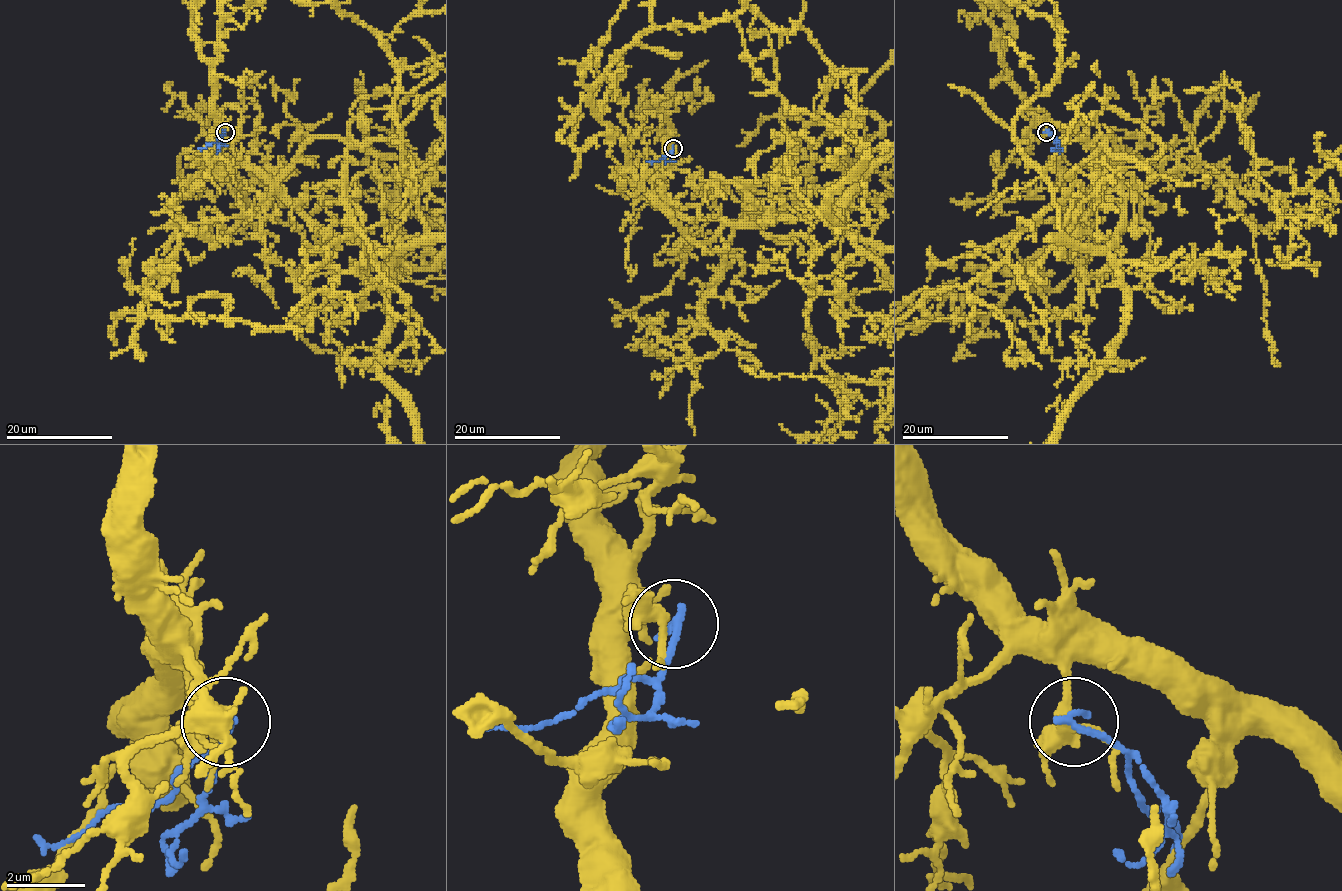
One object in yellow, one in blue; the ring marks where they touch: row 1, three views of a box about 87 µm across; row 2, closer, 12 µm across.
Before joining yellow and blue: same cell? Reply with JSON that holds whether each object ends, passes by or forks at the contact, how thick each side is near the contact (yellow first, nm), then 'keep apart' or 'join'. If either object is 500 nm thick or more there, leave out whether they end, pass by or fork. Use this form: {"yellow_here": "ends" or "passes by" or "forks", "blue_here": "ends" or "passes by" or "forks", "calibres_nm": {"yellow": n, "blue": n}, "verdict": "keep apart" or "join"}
{"yellow_here": "forks", "blue_here": "ends", "calibres_nm": {"yellow": 320, "blue": 220}, "verdict": "keep apart"}

